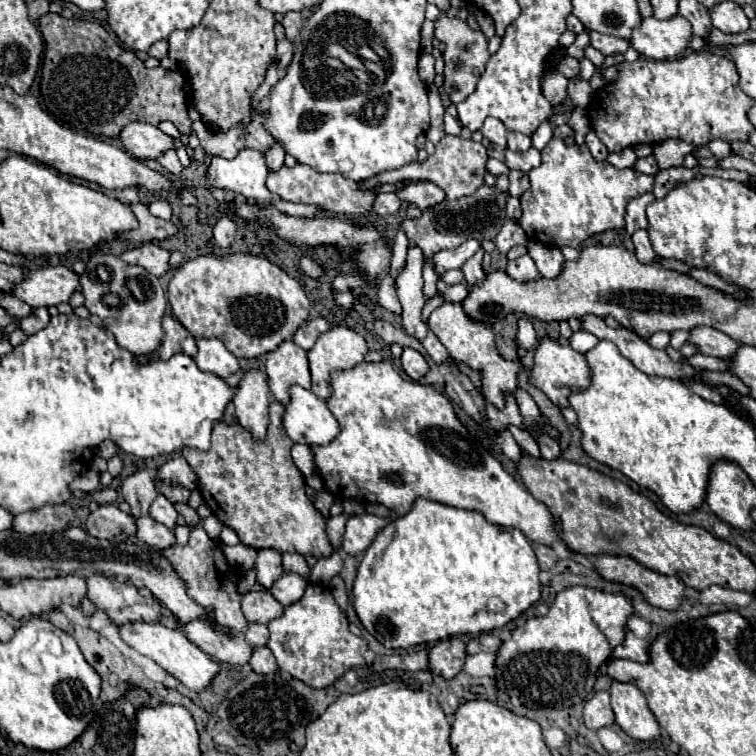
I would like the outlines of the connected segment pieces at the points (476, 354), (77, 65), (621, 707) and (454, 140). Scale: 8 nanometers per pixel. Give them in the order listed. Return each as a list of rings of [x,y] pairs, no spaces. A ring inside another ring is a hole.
[[[448,302],[448,304],[442,304],[440,308],[436,308],[428,316],[428,328],[440,338],[440,342],[446,346],[446,350],[450,352],[450,356],[458,364],[466,364],[466,366],[482,372],[482,394],[486,396],[486,400],[490,400],[498,408],[504,406],[504,392],[514,394],[516,372],[520,370],[520,366],[532,366],[530,362],[506,362],[506,360],[502,360],[496,346],[494,346],[492,326],[482,324],[478,320],[470,320],[470,316],[466,316],[462,304],[458,304],[458,302]]]
[[[48,12],[40,18],[40,32],[44,36],[44,60],[42,60],[42,78],[40,92],[44,98],[46,110],[64,126],[74,130],[82,130],[94,136],[106,136],[118,140],[118,132],[130,122],[148,122],[160,124],[162,120],[170,120],[180,132],[190,134],[192,122],[186,114],[184,106],[184,78],[180,72],[172,72],[166,68],[146,68],[144,62],[132,52],[118,46],[118,42],[108,34],[108,30],[96,20],[80,20],[80,18],[64,18],[60,14]]]
[[[612,682],[612,708],[618,726],[634,740],[652,742],[660,738],[660,724],[650,712],[644,694],[628,682]]]
[[[444,136],[438,144],[436,144],[436,152],[432,156],[428,156],[426,162],[414,162],[408,166],[402,166],[398,170],[390,170],[390,172],[382,172],[374,178],[368,178],[364,182],[360,182],[362,190],[368,190],[372,186],[376,186],[378,182],[400,182],[400,180],[428,180],[438,184],[444,192],[448,200],[458,200],[464,196],[472,196],[484,182],[484,174],[486,174],[486,148],[474,140],[466,140],[462,136]]]

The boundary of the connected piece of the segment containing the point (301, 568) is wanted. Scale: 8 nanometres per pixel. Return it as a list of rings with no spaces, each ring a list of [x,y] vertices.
[[[284,552],[282,554],[282,566],[284,566],[286,572],[296,572],[296,574],[300,574],[306,580],[310,576],[310,566],[306,564],[304,556],[300,556],[296,552]]]

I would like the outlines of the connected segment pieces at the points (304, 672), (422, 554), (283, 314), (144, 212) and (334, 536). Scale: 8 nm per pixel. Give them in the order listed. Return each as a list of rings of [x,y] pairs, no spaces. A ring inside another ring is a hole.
[[[308,584],[304,596],[296,604],[288,606],[280,618],[272,620],[268,628],[270,640],[266,646],[272,650],[280,670],[290,672],[294,678],[308,686],[326,688],[346,670],[366,666],[366,640],[354,636],[348,630],[346,616],[334,602],[330,588],[322,584]]]
[[[418,498],[412,510],[388,524],[364,552],[354,580],[354,610],[364,628],[386,648],[398,650],[444,640],[456,634],[480,634],[502,628],[540,600],[540,566],[520,530],[498,530],[478,510],[446,506]]]
[[[230,254],[226,258],[198,256],[184,262],[170,280],[168,300],[172,314],[194,338],[218,338],[236,358],[258,358],[266,352],[272,352],[284,340],[294,336],[294,332],[308,320],[310,312],[308,296],[292,276],[264,258],[242,254]]]
[[[138,202],[132,204],[132,210],[140,222],[140,226],[128,234],[124,234],[124,240],[134,240],[134,242],[154,242],[154,240],[166,240],[172,238],[178,232],[178,226],[172,220],[162,220],[150,214],[148,206]]]
[[[340,514],[340,516],[328,518],[328,522],[326,522],[326,533],[334,548],[338,548],[341,545],[348,518],[350,518],[348,514]]]

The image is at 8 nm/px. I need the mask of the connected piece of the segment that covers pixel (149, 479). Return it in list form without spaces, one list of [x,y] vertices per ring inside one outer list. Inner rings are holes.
[[[140,470],[132,476],[128,476],[122,482],[122,496],[132,508],[132,516],[146,516],[150,510],[150,504],[158,496],[158,488],[154,482],[154,474],[148,470]]]

